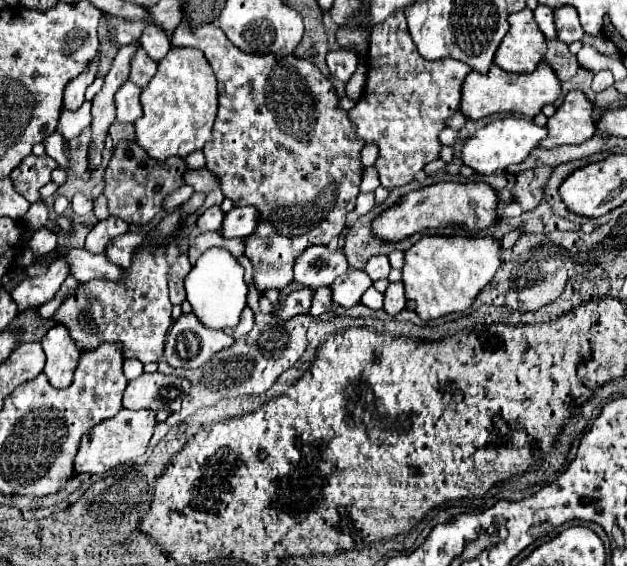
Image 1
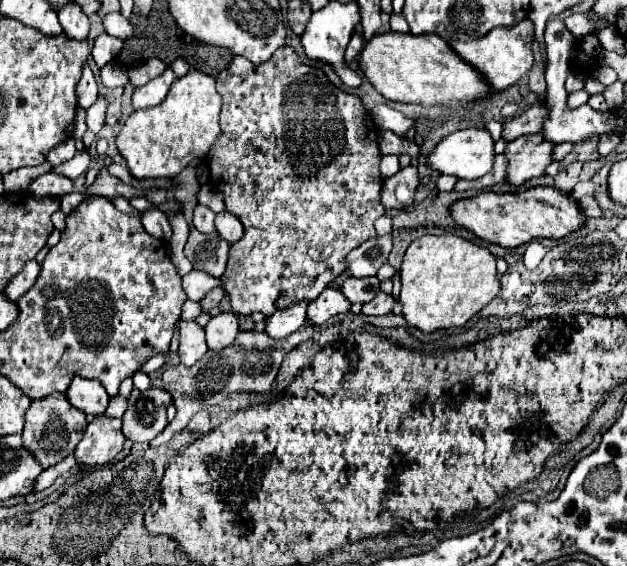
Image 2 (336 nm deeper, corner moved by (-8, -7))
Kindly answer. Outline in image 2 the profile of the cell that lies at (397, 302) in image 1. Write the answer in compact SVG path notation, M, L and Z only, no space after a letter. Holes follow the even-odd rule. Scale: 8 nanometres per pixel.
M379 293L375 299L371 299L369 303L363 305L363 313L365 315L387 315L391 313L395 305L395 297L387 295L387 293Z

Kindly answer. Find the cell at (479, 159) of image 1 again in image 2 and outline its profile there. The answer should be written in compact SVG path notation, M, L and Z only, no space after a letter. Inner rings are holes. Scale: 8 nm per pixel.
M471 127L471 129L455 131L455 133L447 135L445 139L441 139L441 143L433 149L433 153L429 153L427 163L429 163L429 167L441 171L443 175L453 175L459 179L479 179L493 169L495 141L487 129Z

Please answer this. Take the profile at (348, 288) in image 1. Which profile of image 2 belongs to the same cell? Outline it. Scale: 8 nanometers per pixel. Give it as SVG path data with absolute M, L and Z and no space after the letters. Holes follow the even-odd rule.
M327 287L319 295L319 299L309 303L307 317L313 325L323 325L331 317L335 317L339 313L349 313L349 311L351 311L351 301L347 301L347 297L343 297L343 293L339 289Z

